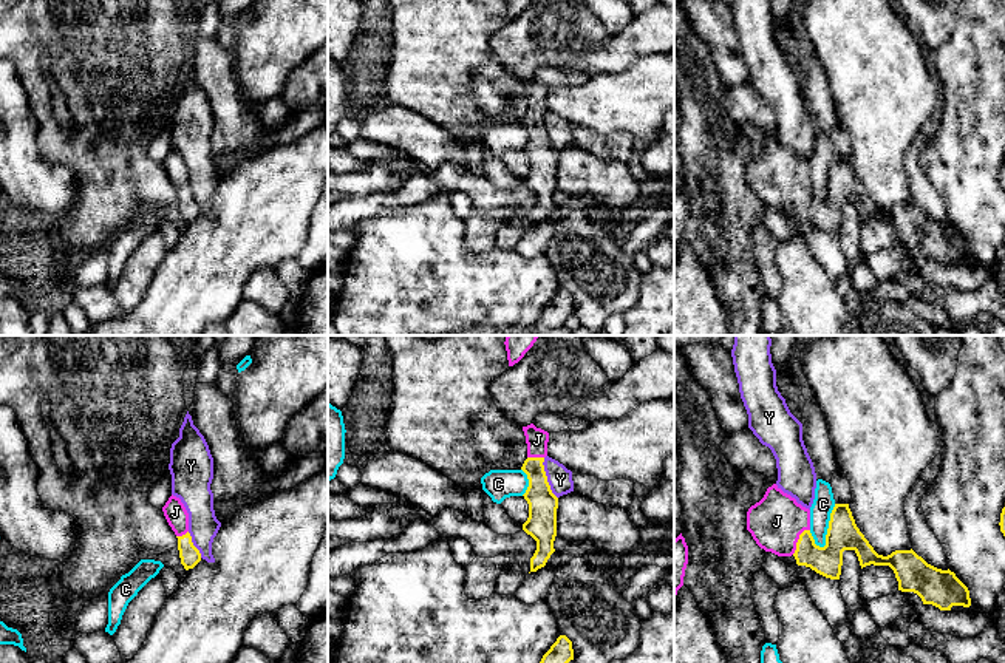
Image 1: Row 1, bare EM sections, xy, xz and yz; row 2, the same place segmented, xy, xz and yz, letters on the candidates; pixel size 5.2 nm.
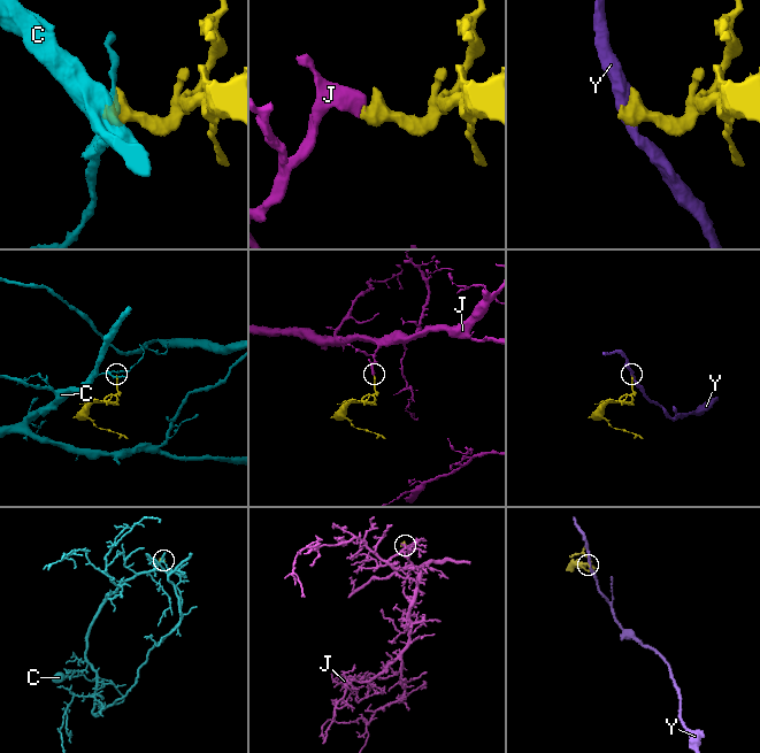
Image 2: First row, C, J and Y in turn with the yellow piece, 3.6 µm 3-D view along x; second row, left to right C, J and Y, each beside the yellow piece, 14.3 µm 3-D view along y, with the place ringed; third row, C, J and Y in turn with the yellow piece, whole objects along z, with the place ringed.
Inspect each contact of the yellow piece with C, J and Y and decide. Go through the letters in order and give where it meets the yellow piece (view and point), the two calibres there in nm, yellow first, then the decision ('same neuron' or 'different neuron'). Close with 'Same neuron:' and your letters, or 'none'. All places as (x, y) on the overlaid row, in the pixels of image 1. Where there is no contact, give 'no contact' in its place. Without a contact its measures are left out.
C: yz (829, 527) | 160/110 nm | different neuron
J: yz (798, 540) | 160/280 nm | same neuron
Y: xz (546, 478) | 160/130 nm | different neuron
Same neuron: J

